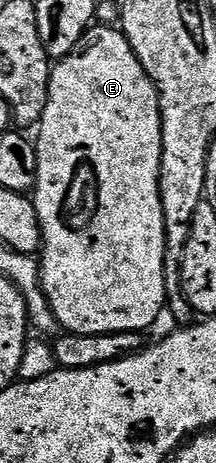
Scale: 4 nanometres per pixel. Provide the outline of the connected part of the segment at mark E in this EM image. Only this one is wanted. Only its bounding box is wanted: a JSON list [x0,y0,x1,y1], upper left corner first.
[33,27,167,334]

